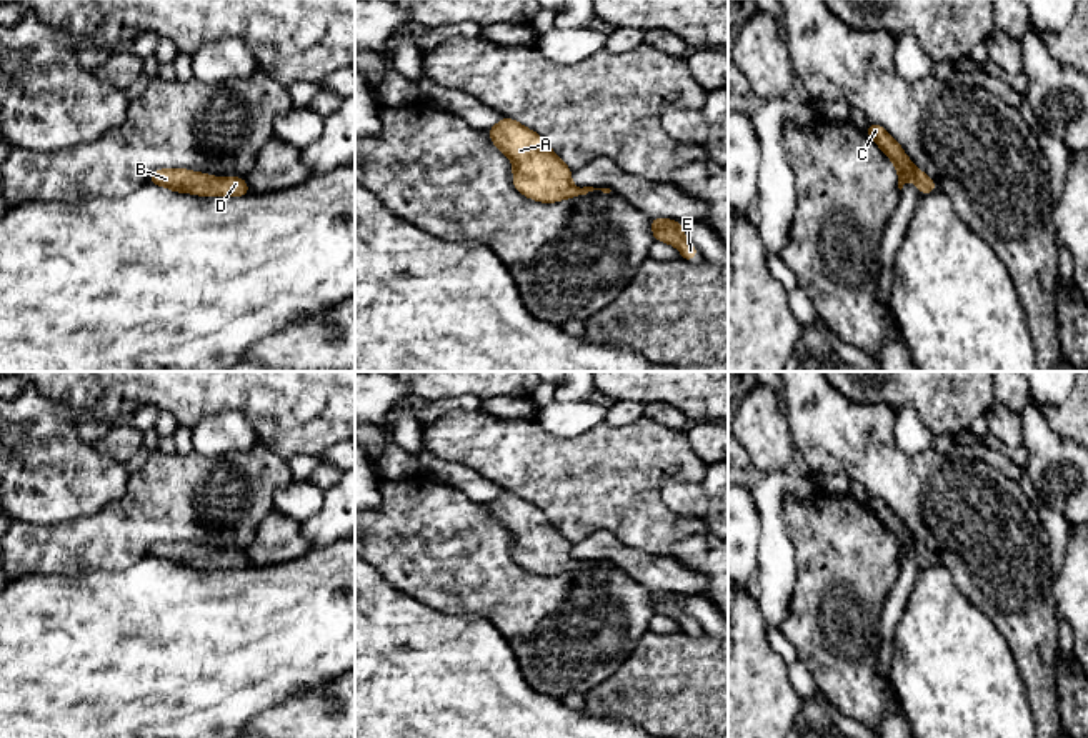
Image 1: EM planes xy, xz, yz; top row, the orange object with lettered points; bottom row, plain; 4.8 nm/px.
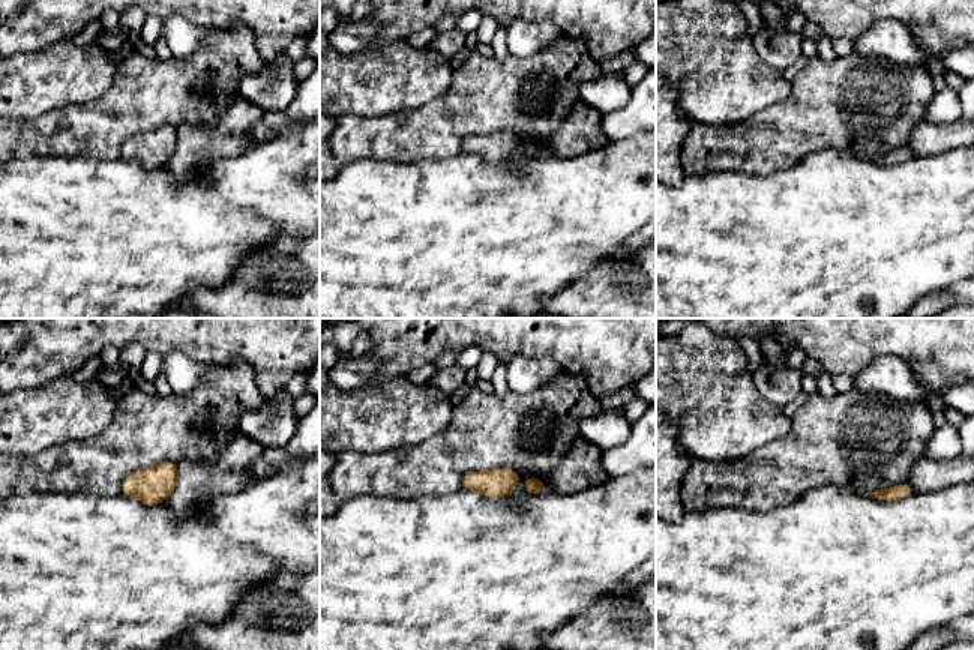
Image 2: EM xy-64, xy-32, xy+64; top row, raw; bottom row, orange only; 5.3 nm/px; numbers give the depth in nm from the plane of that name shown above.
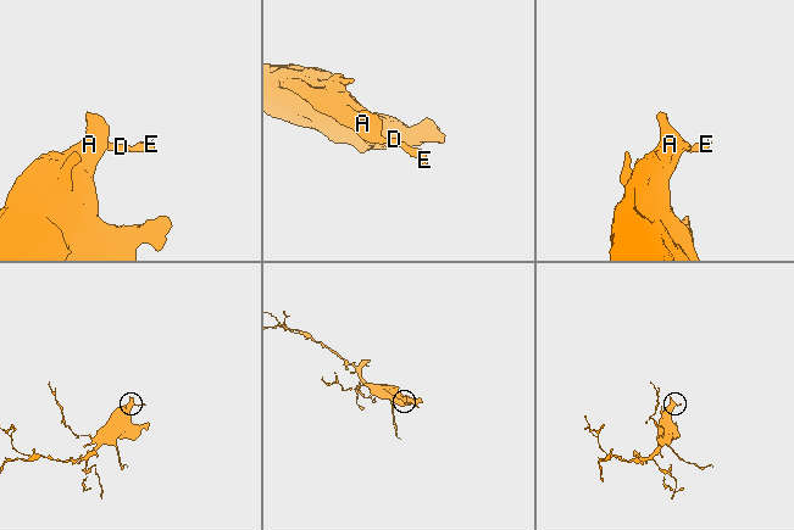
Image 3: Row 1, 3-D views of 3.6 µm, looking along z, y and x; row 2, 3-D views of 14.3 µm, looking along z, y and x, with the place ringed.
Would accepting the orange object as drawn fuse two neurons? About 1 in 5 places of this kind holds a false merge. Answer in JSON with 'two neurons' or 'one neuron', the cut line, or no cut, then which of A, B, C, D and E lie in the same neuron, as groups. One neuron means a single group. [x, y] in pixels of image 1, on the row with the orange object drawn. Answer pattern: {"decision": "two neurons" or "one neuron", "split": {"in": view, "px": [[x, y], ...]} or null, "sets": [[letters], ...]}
{"decision": "one neuron", "split": null, "sets": [["A", "B", "C", "D", "E"]]}

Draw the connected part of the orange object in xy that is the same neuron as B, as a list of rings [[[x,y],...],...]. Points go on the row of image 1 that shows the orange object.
[[[162,168],[148,175],[147,183],[198,197],[245,197],[252,193],[243,177],[217,178],[185,168]]]

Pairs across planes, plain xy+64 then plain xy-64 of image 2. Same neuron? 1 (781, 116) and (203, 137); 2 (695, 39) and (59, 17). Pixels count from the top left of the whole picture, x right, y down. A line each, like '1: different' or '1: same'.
1: different
2: different

